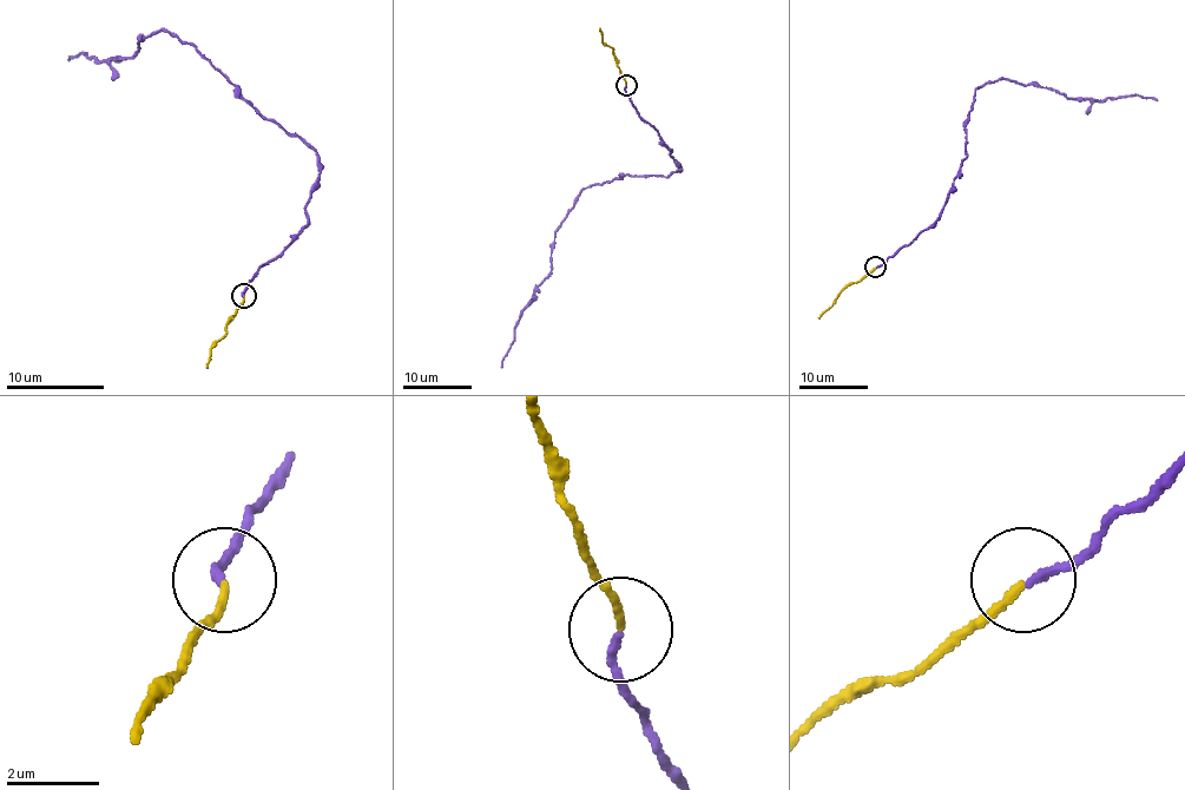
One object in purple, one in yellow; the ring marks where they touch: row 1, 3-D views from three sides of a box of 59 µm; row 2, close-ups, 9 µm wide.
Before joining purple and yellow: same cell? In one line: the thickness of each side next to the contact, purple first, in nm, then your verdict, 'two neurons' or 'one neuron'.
calibres 160 and 150 nm; one neuron

